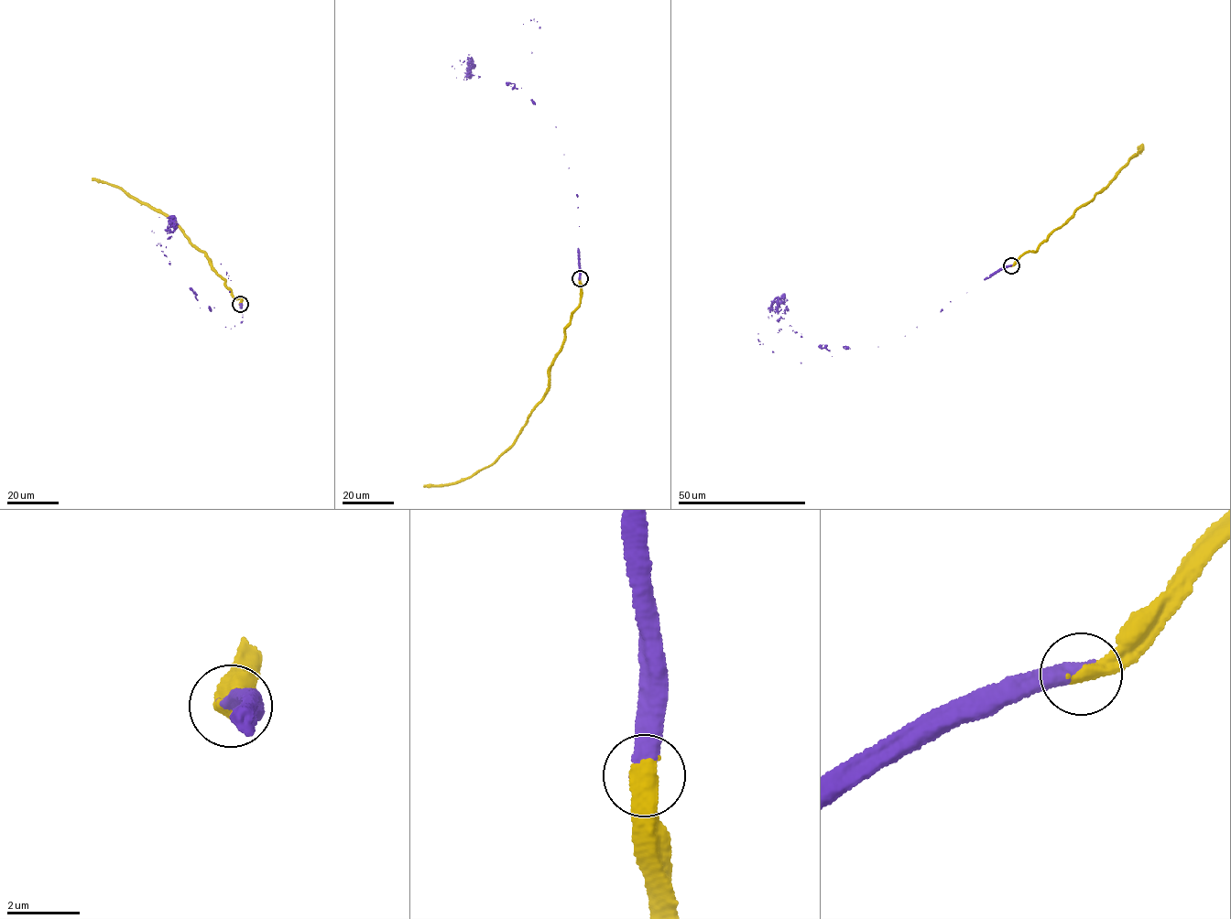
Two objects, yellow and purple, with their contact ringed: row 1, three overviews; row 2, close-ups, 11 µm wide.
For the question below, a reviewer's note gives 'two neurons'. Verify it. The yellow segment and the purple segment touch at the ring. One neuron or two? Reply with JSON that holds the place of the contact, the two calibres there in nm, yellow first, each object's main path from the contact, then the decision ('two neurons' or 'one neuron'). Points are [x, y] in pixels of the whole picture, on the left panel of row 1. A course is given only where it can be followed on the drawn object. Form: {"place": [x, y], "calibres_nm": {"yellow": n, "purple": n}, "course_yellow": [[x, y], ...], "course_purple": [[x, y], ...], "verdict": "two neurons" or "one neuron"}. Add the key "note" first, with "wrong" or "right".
{"note": "wrong", "place": [240, 304], "calibres_nm": {"yellow": 550, "purple": 480}, "course_yellow": [[240, 305], [240, 297], [234, 297], [206, 253], [191, 243], [178, 224], [118, 188], [92, 178]], "course_purple": [[240, 305], [242, 321], [231, 329], [210, 307], [200, 308], [163, 252], [173, 217], [170, 232]], "verdict": "one neuron"}

